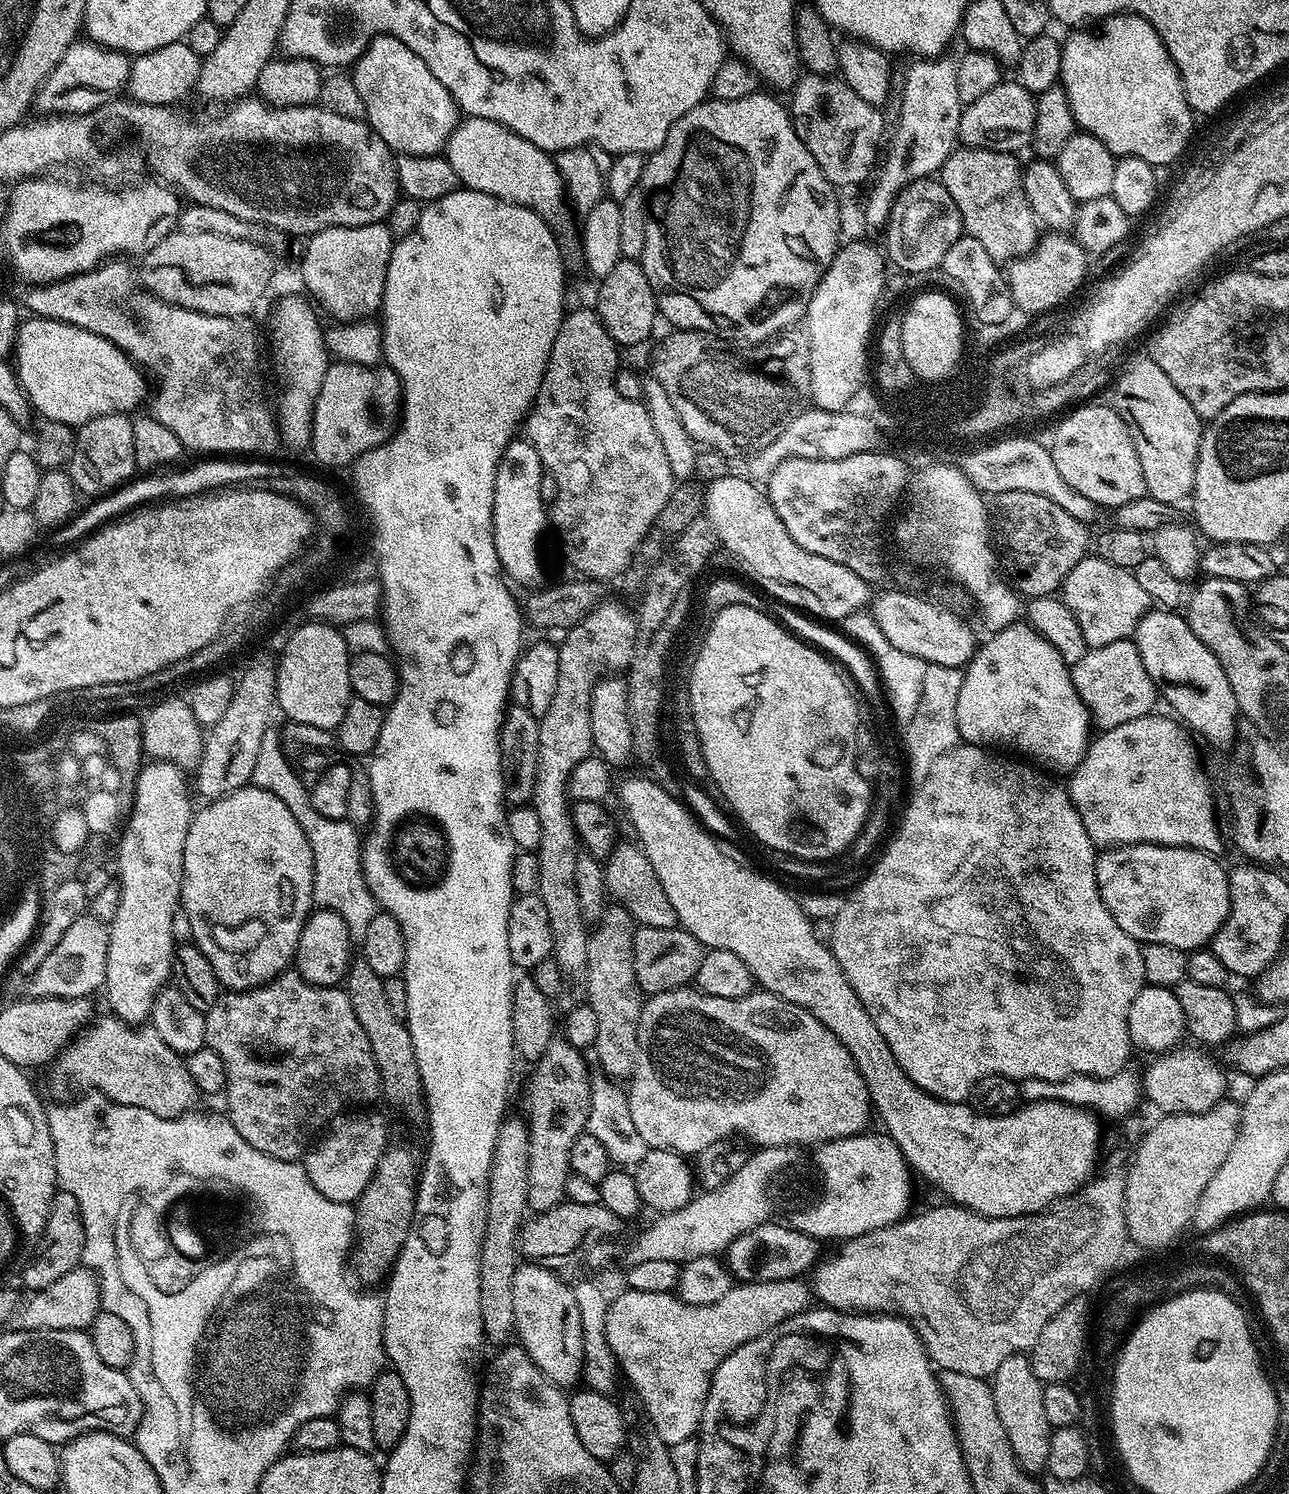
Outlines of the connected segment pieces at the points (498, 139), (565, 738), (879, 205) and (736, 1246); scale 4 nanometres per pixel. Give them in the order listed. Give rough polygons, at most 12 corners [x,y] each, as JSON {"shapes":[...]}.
{"shapes":[[[469,116],[446,155],[467,191],[536,212],[581,263],[578,224],[549,153]],[[611,598],[558,644],[539,717],[530,805],[551,959],[588,983],[568,779],[593,755],[590,694],[636,653],[637,617]],[[917,59],[898,93],[864,224],[958,147],[956,60]],[[760,1223],[726,1250],[733,1281],[811,1273],[821,1241],[787,1223]]]}

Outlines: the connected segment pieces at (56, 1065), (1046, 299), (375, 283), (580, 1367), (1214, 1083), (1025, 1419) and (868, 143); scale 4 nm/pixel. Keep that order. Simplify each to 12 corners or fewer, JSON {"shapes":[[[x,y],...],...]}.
{"shapes":[[[93,1019],[47,1065],[73,1084],[171,1120],[197,1107],[185,1057],[151,1026]],[[1049,231],[1007,261],[1012,303],[1048,312],[1080,288],[1089,253]],[[387,223],[307,237],[300,276],[336,318],[381,311]],[[538,1262],[513,1278],[514,1332],[570,1388],[585,1368],[573,1287]],[[1177,1046],[1143,1069],[1164,1114],[1208,1112],[1224,1072],[1199,1047]],[[1016,1353],[991,1381],[1021,1468],[1047,1467],[1043,1381]],[[801,75],[798,138],[841,189],[873,175],[885,113],[835,75]]]}

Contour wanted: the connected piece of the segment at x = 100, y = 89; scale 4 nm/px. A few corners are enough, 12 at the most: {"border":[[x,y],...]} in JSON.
{"border":[[77,39],[40,84],[44,114],[84,116],[125,91],[132,60]]}

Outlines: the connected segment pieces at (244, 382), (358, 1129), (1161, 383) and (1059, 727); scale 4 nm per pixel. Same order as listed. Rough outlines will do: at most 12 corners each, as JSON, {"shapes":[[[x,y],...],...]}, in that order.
{"shapes":[[[124,258],[28,286],[156,379],[202,454],[281,443],[251,319],[166,304]],[[337,1116],[302,1160],[330,1202],[359,1200],[390,1140]],[[1162,366],[1116,380],[1147,495],[1179,505],[1196,485],[1200,415]],[[1028,622],[987,638],[960,740],[1076,768],[1090,717]]]}

